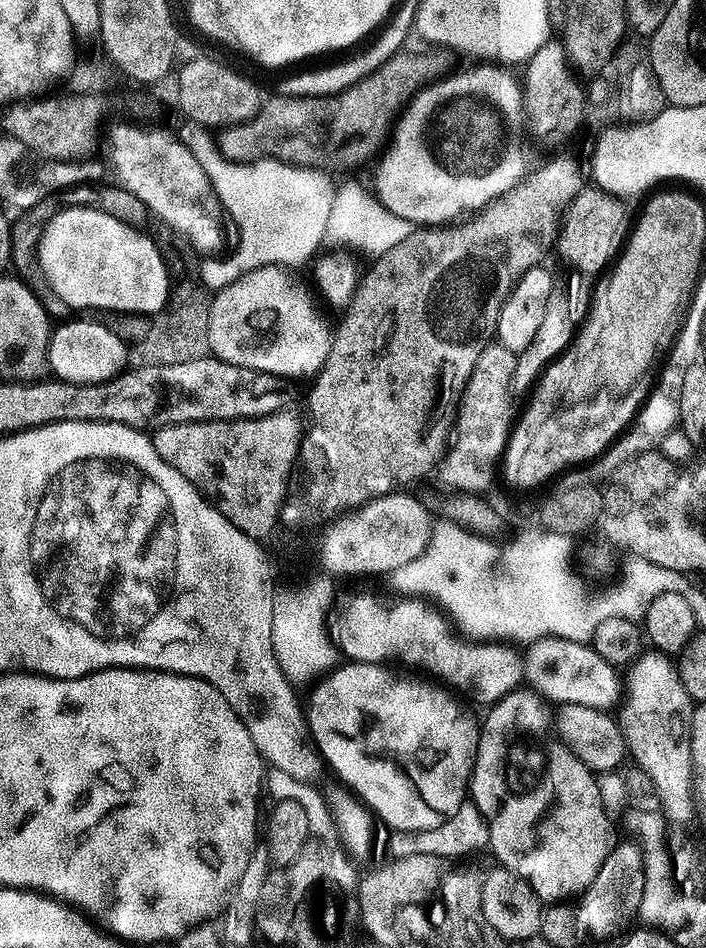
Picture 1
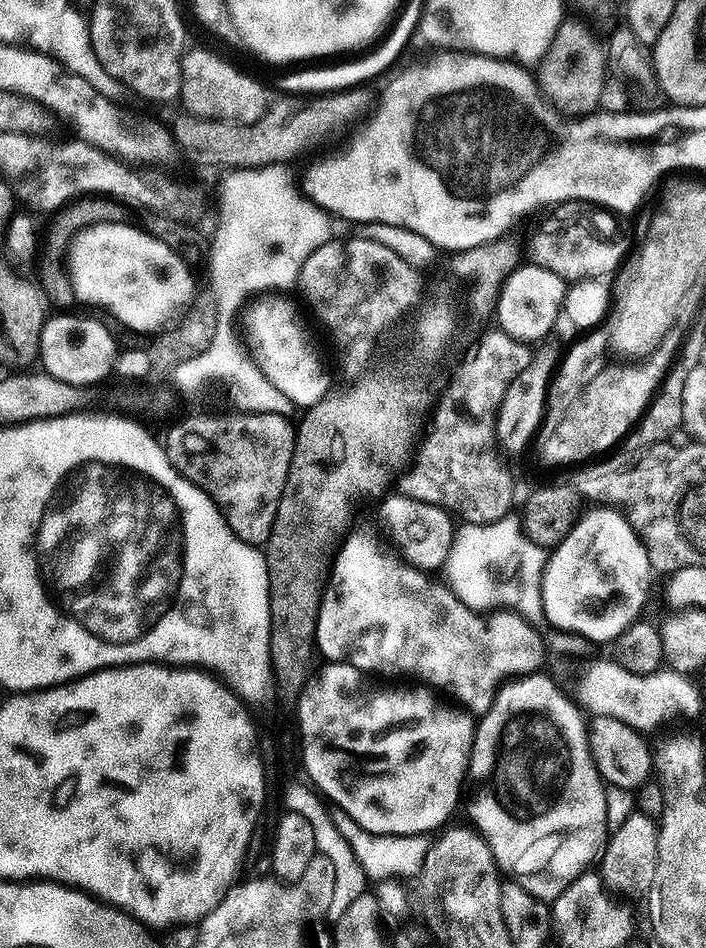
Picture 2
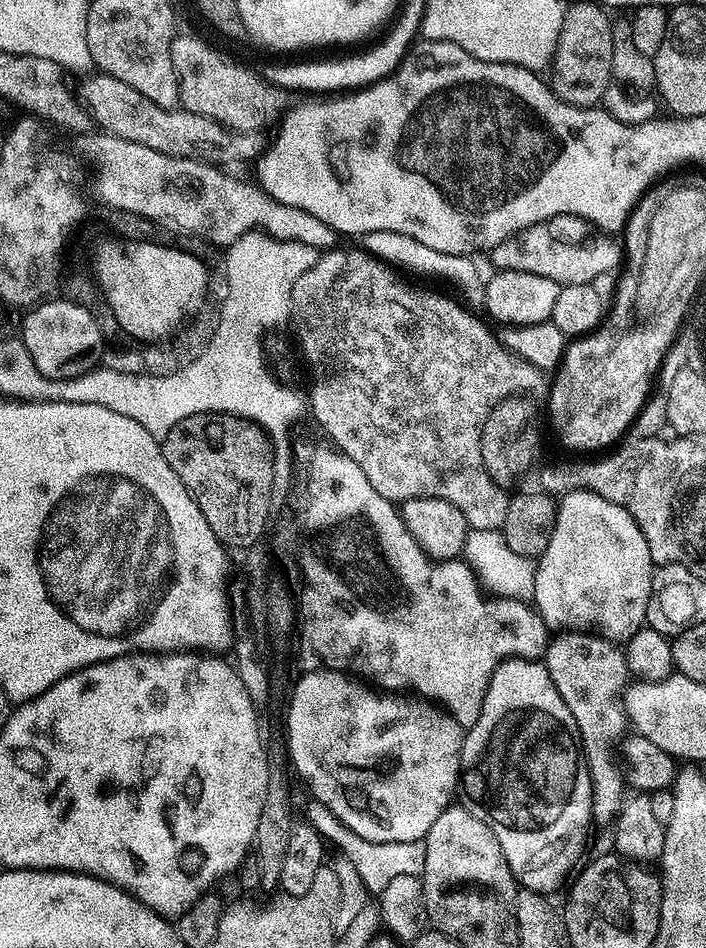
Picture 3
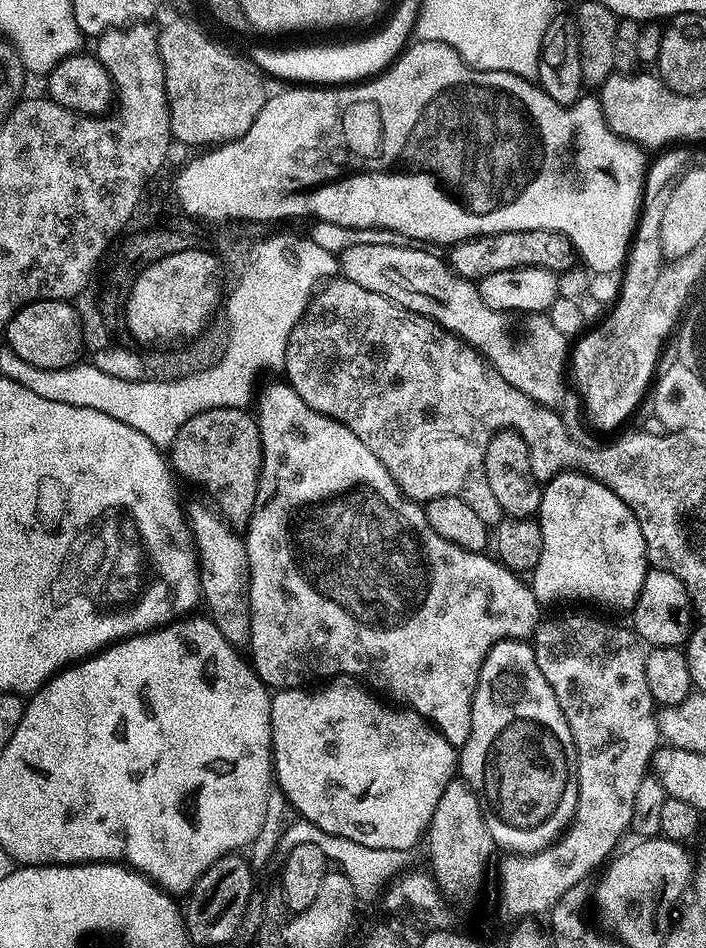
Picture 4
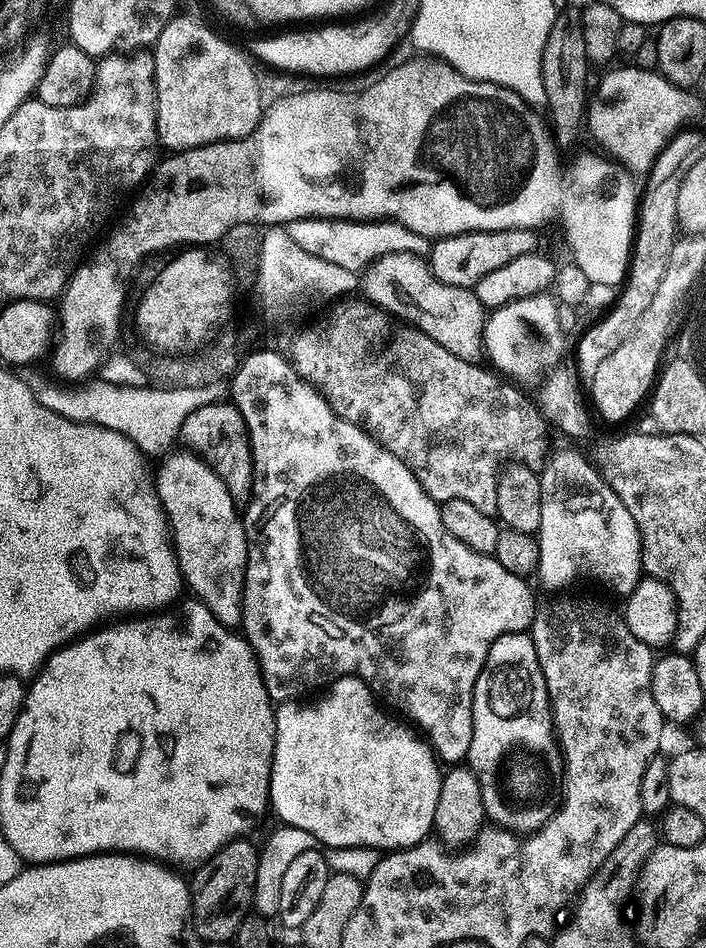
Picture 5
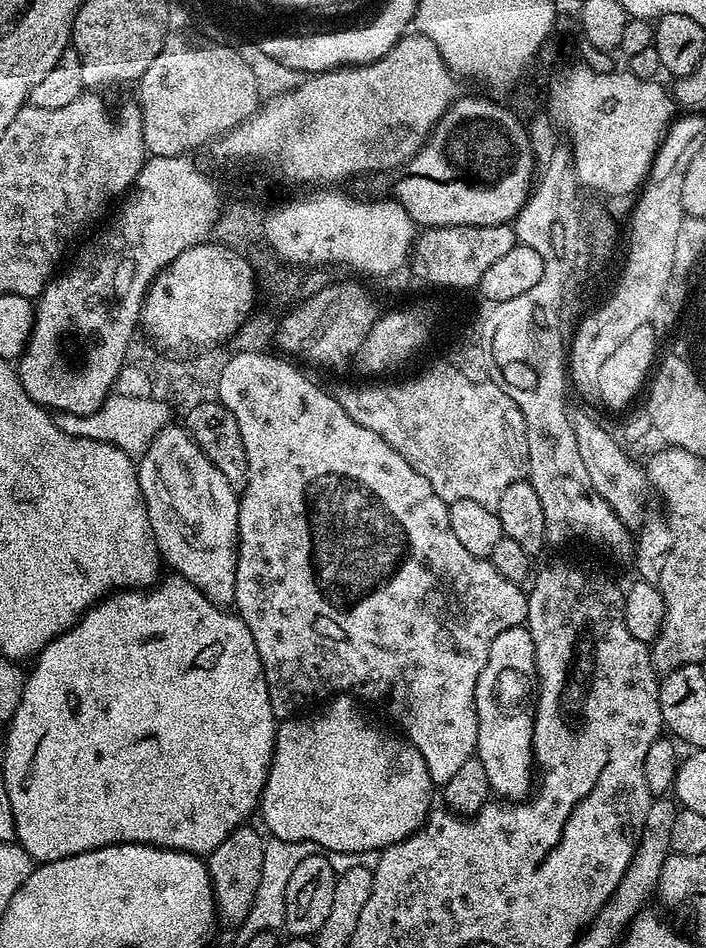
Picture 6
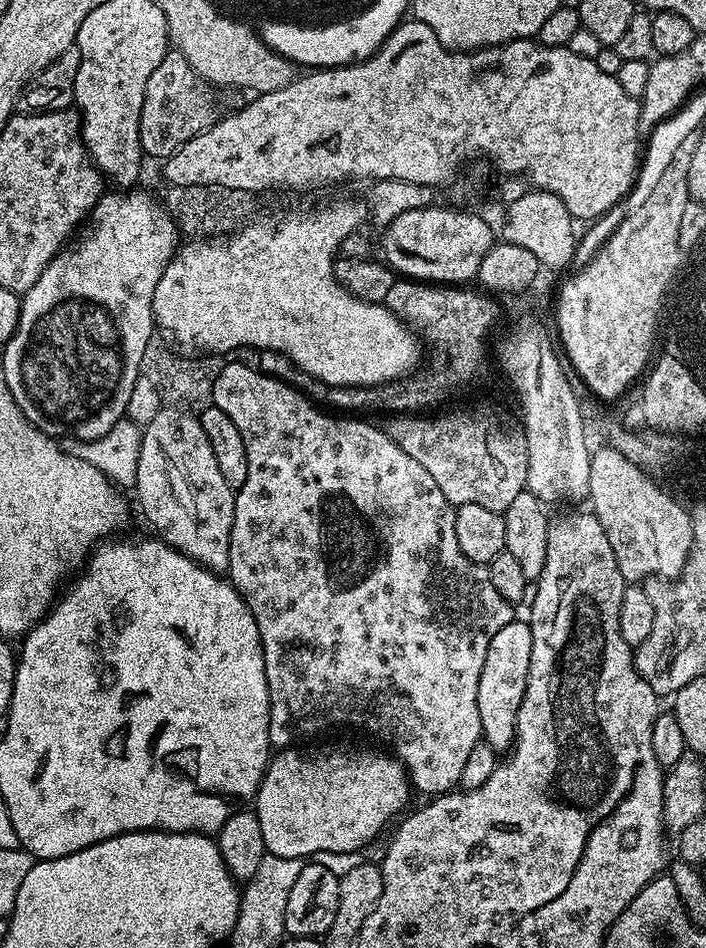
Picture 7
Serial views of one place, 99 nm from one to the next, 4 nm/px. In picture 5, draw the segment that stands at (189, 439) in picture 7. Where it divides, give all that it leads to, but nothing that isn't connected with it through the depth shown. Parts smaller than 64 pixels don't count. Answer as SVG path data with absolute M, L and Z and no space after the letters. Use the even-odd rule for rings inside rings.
M192 452L169 455L154 480L160 503L168 515L173 547L185 585L218 622L227 628L241 625L244 605L248 540L243 519L232 495L204 460Z

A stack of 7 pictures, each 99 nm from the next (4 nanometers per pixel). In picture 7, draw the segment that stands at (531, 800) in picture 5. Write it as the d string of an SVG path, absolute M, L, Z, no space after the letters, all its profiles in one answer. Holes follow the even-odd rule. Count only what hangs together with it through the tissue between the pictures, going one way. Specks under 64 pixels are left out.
M513 618L490 642L482 678L478 682L478 714L483 743L489 744L497 754L504 754L513 747L516 738L518 710L526 694L526 678L532 649L532 625L527 619Z

